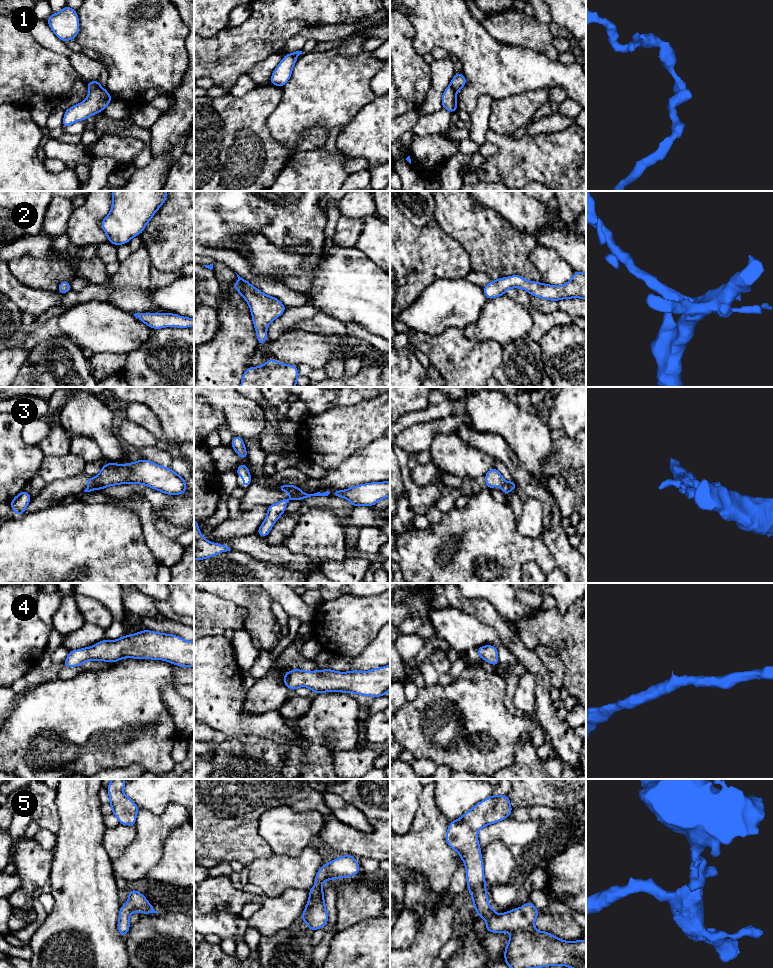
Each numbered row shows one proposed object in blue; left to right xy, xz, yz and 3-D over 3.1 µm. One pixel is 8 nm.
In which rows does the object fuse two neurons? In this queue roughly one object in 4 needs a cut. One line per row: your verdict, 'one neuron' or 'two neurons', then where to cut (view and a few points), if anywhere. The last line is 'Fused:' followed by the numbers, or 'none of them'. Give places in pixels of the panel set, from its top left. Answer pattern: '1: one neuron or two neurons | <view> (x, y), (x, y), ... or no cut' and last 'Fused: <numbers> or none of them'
1: two neurons | xy (100, 86), (89, 89)
2: one neuron | no cut
3: two neurons | yz (505, 482), (501, 486)
4: one neuron | no cut
5: one neuron | no cut
Fused: 1, 3

